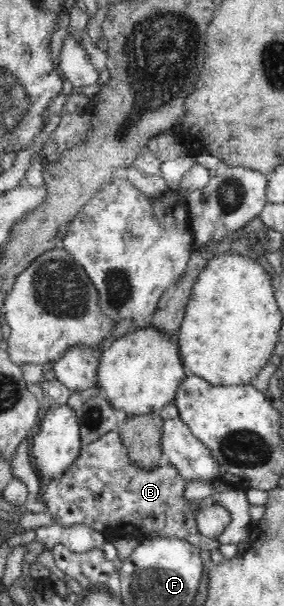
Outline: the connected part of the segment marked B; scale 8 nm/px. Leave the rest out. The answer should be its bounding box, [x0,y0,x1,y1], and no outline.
[42,430,219,551]

